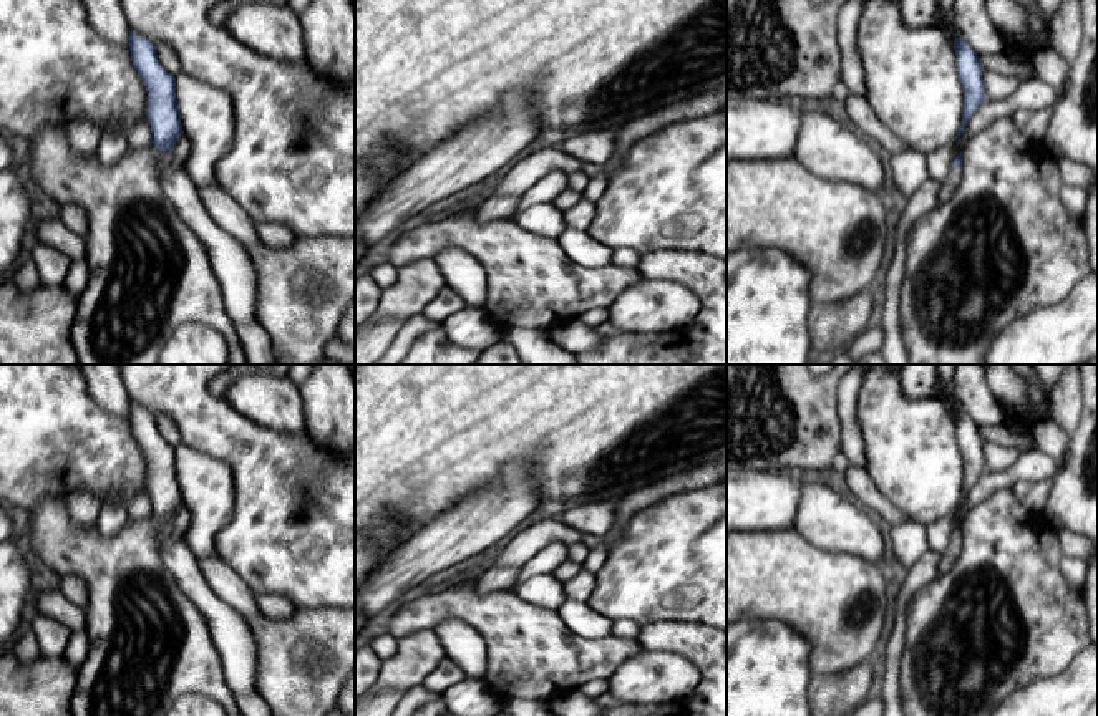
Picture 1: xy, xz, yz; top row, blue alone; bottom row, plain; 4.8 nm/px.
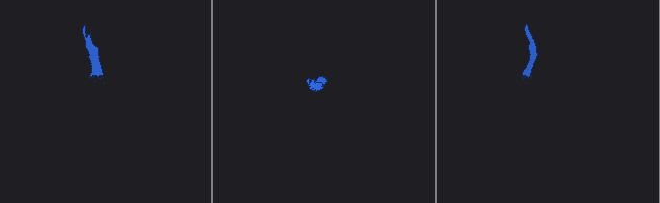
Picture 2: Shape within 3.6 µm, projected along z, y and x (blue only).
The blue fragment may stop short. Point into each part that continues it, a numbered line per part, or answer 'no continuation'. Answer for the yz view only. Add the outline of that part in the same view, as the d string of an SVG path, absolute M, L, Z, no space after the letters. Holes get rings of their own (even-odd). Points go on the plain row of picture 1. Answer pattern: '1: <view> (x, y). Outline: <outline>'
1: yz (949, 556). Outline: M957 537L955 540L950 540L947 549L940 554L939 575L947 573L954 567L960 552L960 545L962 545L962 537Z

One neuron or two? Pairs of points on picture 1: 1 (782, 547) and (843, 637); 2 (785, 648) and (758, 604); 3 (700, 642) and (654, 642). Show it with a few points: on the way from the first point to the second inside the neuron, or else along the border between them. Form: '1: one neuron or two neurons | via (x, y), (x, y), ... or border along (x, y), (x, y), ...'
1: one neuron | via (790, 569), (836, 615)
2: two neurons | border along (743, 617), (778, 619), (801, 635)
3: one neuron | via (689, 642), (665, 642)

